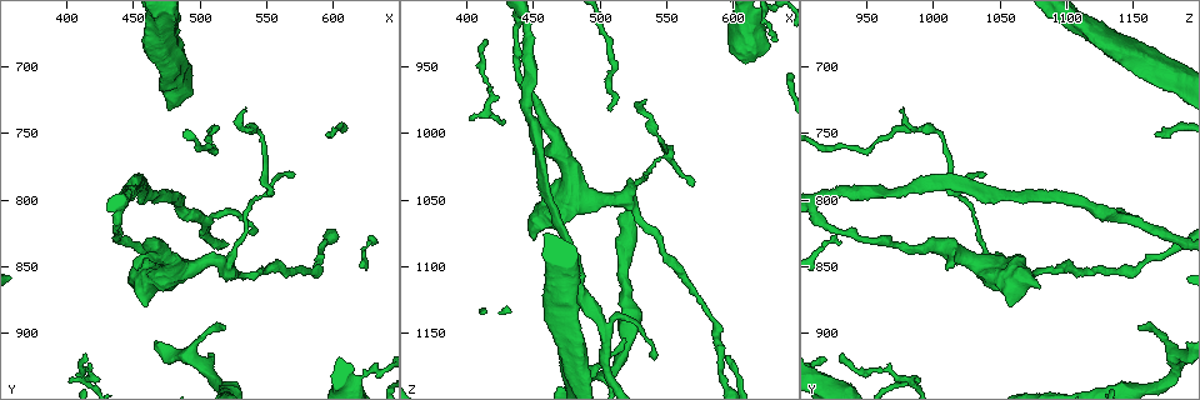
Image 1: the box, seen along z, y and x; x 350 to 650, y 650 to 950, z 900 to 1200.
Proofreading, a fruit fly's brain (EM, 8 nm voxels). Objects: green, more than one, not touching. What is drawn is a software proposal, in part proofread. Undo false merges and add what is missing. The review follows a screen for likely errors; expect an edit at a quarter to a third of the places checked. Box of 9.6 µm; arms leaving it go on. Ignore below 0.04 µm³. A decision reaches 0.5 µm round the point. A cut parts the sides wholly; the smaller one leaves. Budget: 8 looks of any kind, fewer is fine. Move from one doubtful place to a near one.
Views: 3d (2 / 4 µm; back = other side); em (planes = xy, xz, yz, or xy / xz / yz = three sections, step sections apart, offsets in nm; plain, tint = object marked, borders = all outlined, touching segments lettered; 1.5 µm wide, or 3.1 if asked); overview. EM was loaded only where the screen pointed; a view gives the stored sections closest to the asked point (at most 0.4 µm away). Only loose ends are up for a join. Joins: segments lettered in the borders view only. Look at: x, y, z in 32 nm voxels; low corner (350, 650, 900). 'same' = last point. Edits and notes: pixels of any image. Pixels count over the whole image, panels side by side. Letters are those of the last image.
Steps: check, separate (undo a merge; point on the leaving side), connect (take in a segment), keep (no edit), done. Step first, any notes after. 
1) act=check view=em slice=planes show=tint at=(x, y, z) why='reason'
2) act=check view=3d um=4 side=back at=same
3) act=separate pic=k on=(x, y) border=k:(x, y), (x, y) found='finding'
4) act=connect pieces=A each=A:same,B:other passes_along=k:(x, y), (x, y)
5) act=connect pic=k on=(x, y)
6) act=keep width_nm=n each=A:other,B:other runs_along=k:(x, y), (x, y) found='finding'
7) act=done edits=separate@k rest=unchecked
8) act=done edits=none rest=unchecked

act=check view=3d um=4 at=(458, 858, 1064) why='sudden change in width'

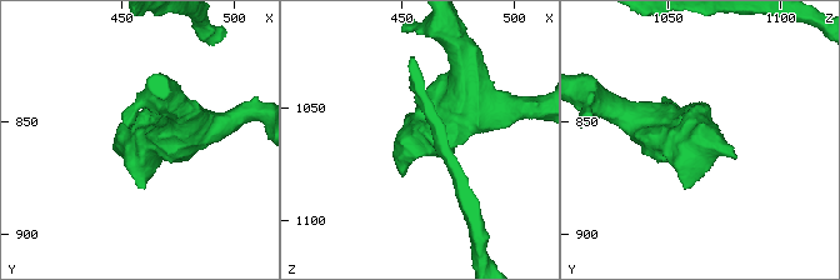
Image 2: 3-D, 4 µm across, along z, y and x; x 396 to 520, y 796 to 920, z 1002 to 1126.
act=check view=em slice=planes show=borders at=(458, 860, 1064)

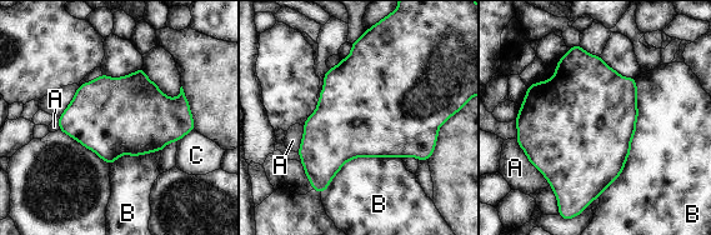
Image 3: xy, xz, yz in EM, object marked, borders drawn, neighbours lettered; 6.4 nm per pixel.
act=keep width_nm=700 each=A:other,B:other,C:other border=3:(635, 78), (630, 154), (597, 198) found='one cell here'

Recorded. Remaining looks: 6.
act=check view=3d um=4 at=(570, 780, 1040) why='tapers out'

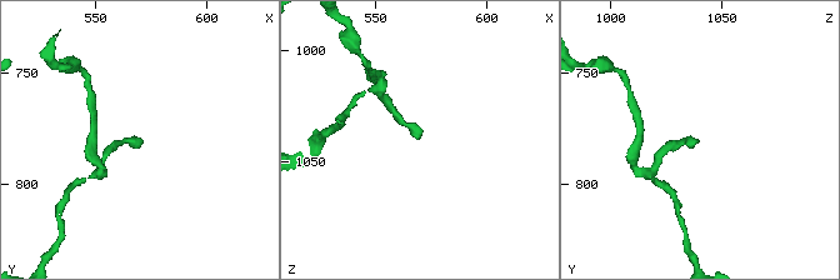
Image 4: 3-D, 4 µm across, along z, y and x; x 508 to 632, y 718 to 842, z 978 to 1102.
act=check view=em slice=xz step=8 show=tint at=(571, 781, 1039) why='shape alone is not enough'

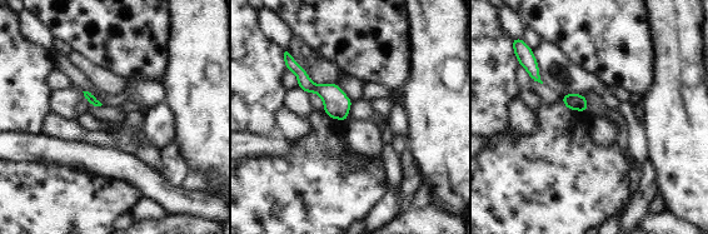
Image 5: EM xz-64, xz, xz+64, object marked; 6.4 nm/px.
act=check view=em slice=planes show=borders at=same why='cut it another way'

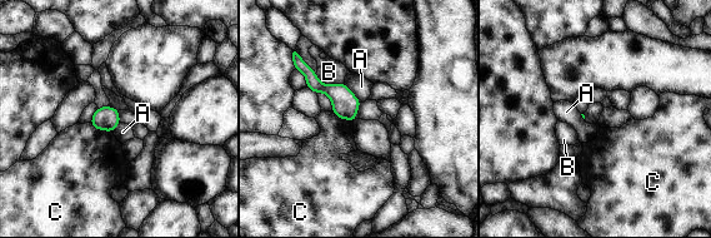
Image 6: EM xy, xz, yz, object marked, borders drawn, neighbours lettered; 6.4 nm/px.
act=keep each=A:other,B:other,C:other border=6:(90, 123), (99, 129), (111, 132) found='none of them fits'

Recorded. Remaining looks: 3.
act=check view=em slice=planes show=borders at=(518, 896, 1152) why='an open end'

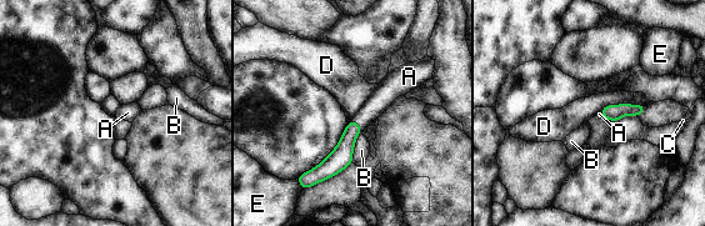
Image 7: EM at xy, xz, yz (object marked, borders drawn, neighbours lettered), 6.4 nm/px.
act=connect pieces=A width_nm=100 each=A:same,B:other,C:other,D:other,E:other passes_along=7:(340, 157), (359, 124), (384, 95) found='the cell continues'

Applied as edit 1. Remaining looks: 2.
act=done edits=connect@7 rest=unchecked

